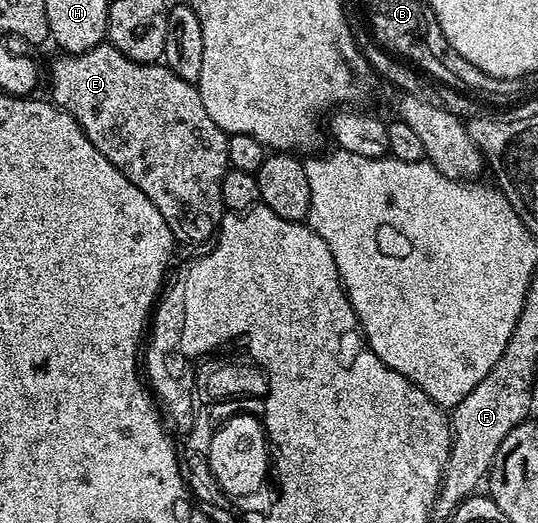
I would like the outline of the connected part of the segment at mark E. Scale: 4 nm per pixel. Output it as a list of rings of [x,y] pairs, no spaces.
[[[103,43],[83,53],[58,55],[58,58],[50,65],[50,93],[51,95],[49,94],[49,96],[52,98],[53,104],[73,115],[76,123],[84,131],[84,135],[88,135],[88,139],[96,147],[96,151],[100,151],[100,155],[104,155],[104,159],[112,162],[131,183],[136,187],[140,187],[140,191],[144,191],[144,195],[148,195],[148,199],[152,199],[156,211],[160,211],[160,215],[164,215],[164,223],[168,223],[175,242],[182,243],[182,241],[187,241],[190,245],[198,245],[201,241],[208,240],[207,242],[209,242],[217,234],[218,227],[222,224],[224,216],[220,187],[230,164],[228,159],[228,143],[226,142],[228,135],[219,125],[212,123],[208,111],[204,111],[204,103],[198,94],[197,84],[190,84],[180,78],[165,63],[141,65],[125,57],[116,46]]]

